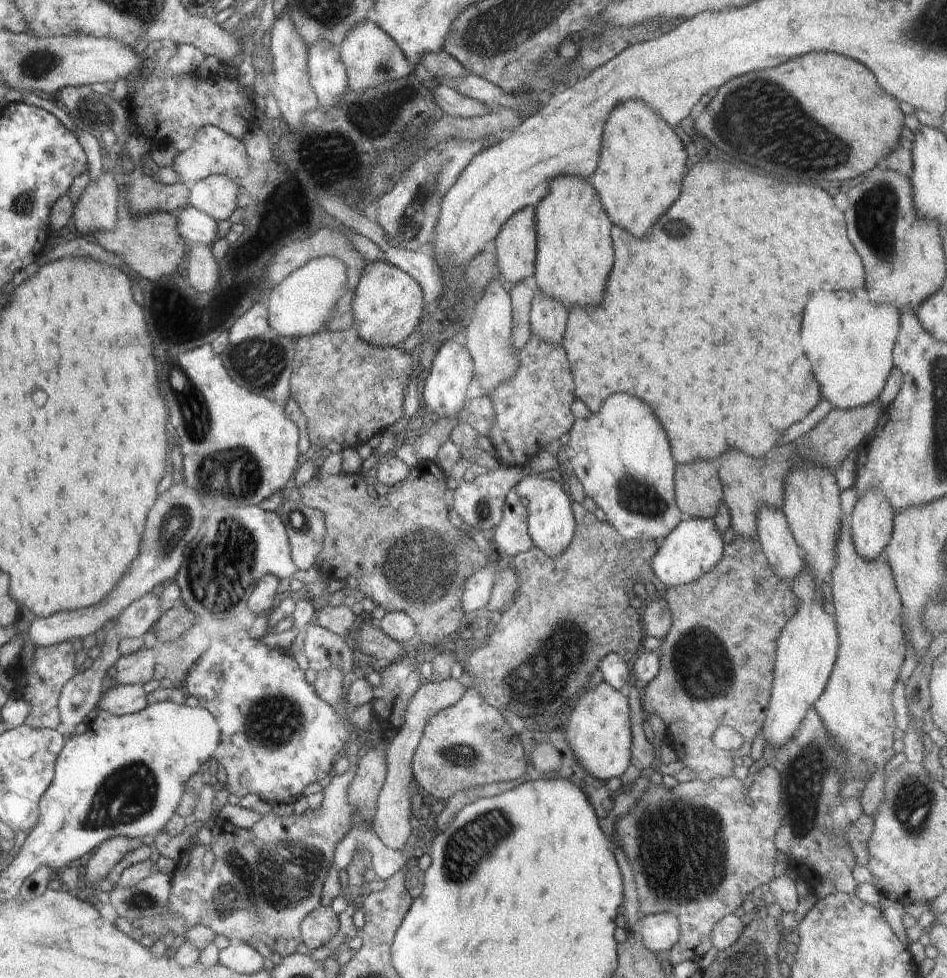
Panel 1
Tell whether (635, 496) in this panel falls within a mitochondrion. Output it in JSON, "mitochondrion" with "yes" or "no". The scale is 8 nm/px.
{"mitochondrion":"yes"}

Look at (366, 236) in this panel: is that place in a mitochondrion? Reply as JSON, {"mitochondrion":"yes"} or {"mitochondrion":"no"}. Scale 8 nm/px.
{"mitochondrion":"no"}

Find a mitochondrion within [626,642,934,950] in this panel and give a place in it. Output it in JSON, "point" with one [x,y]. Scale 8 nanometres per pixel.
{"point":[679,862]}

